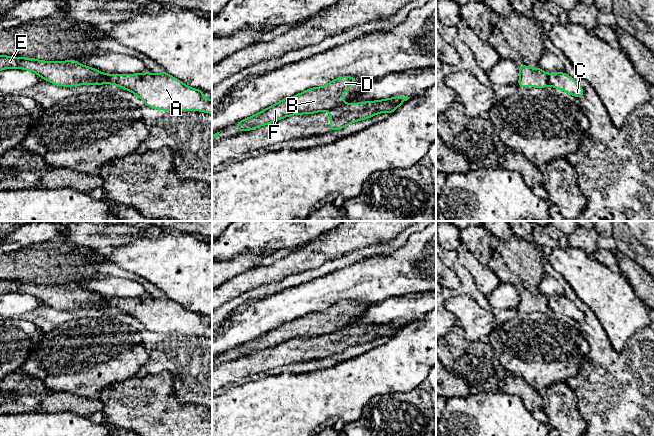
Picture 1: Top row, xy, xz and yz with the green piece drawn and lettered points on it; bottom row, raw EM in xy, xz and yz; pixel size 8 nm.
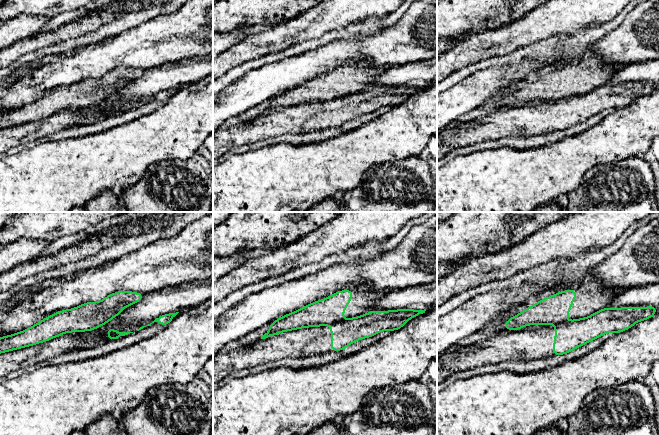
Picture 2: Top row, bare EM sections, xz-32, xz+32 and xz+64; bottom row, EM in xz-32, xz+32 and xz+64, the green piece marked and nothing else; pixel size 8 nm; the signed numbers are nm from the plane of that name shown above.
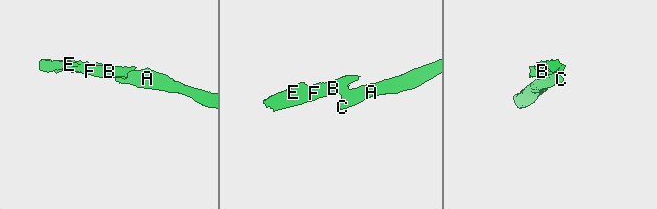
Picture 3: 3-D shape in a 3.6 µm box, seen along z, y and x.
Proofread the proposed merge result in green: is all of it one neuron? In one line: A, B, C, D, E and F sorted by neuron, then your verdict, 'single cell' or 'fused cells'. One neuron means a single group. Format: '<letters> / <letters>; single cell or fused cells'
A C / B D E F; fused cells

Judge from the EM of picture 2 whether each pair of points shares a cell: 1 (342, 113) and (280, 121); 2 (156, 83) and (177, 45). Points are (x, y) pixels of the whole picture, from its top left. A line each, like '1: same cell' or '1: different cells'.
1: same cell
2: different cells

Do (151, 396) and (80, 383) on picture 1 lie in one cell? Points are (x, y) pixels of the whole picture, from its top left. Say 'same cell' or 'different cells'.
different cells

